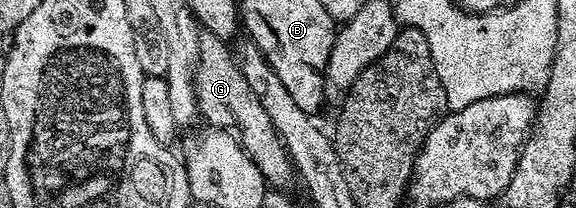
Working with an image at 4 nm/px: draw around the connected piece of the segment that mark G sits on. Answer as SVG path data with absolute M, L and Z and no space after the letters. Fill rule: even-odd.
M201 30L200 44L198 45L200 60L196 63L196 105L199 114L208 122L205 124L209 128L230 131L236 136L237 141L244 147L245 153L254 161L254 165L258 165L264 182L269 188L287 188L287 183L294 179L292 159L284 150L284 143L278 137L266 109L262 109L262 101L258 101L258 97L254 97L250 85L246 85L246 79L238 64L237 56L232 56L232 51L228 47L231 46L225 40L214 37L208 31Z

